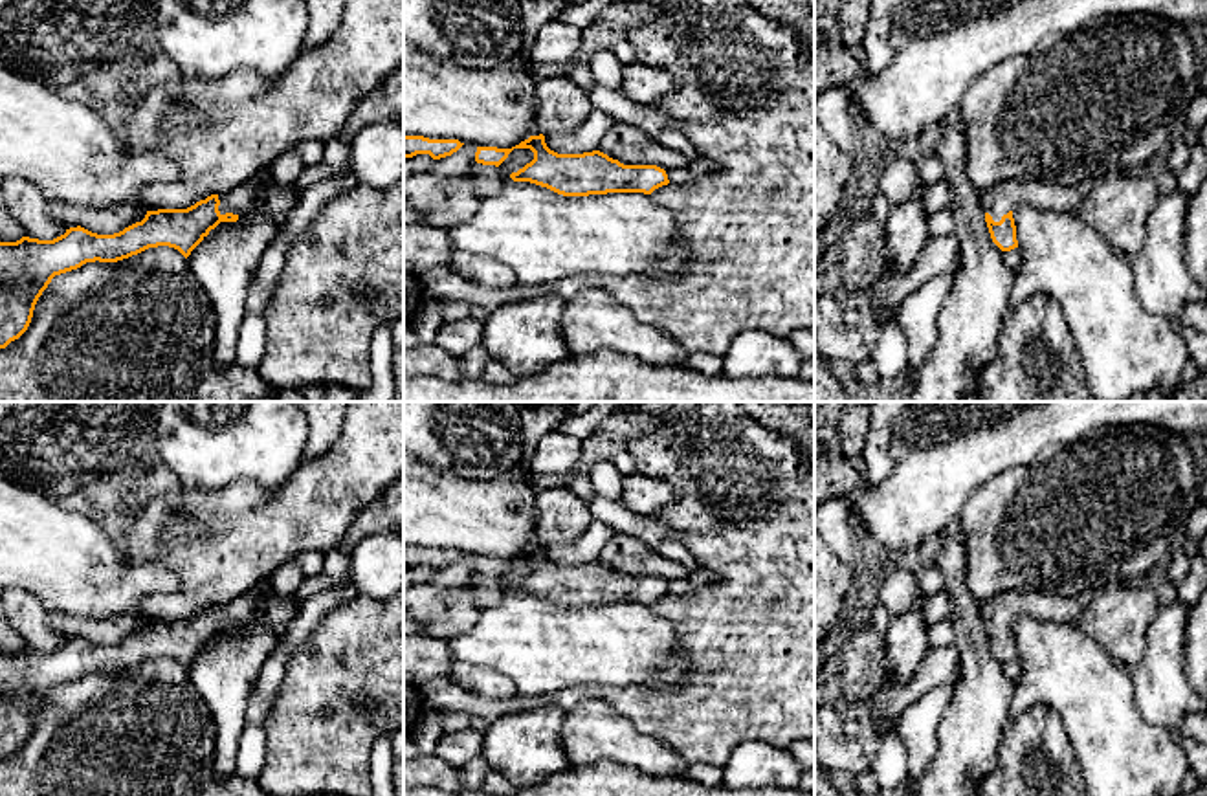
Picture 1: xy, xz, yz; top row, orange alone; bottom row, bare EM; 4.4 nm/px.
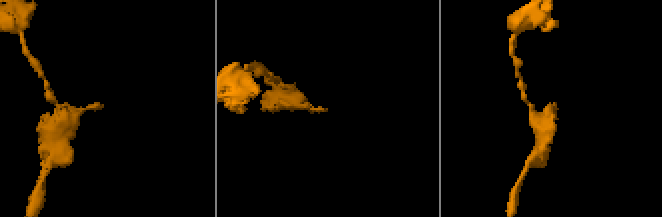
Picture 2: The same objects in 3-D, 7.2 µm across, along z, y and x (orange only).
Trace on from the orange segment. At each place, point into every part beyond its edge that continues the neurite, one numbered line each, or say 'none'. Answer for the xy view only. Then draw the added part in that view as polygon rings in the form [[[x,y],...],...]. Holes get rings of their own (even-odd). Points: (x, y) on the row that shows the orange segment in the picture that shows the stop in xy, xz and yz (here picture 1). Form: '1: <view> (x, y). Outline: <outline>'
1: xy (239, 200). Outline: [[[251,178],[249,182],[218,194],[220,205],[218,211],[220,215],[233,213],[233,215],[242,215],[253,209],[255,205],[255,191],[259,187],[257,178]]]

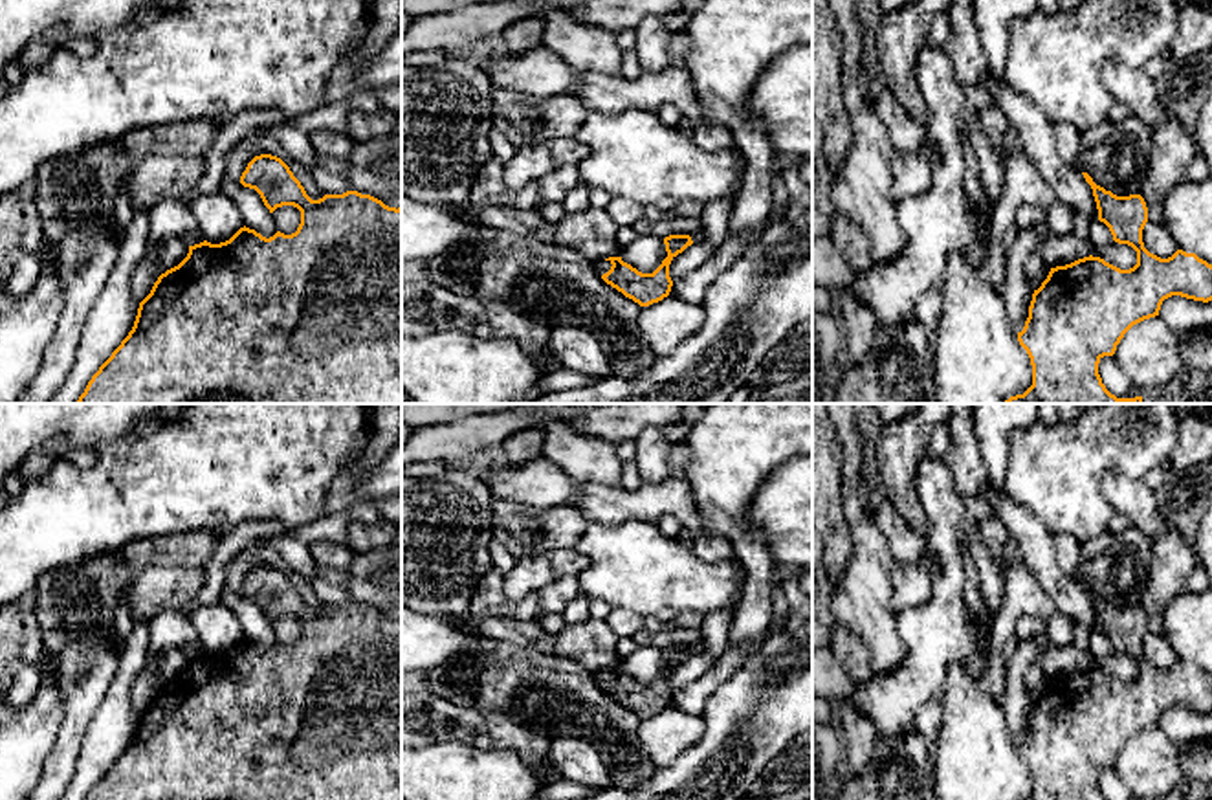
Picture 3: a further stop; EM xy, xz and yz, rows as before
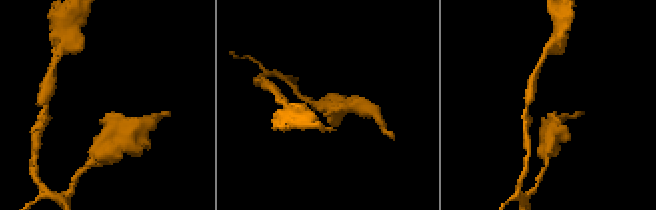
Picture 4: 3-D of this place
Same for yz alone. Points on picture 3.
none

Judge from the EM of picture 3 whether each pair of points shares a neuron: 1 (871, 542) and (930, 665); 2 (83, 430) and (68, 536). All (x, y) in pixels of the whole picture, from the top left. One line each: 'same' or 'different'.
1: different
2: different

